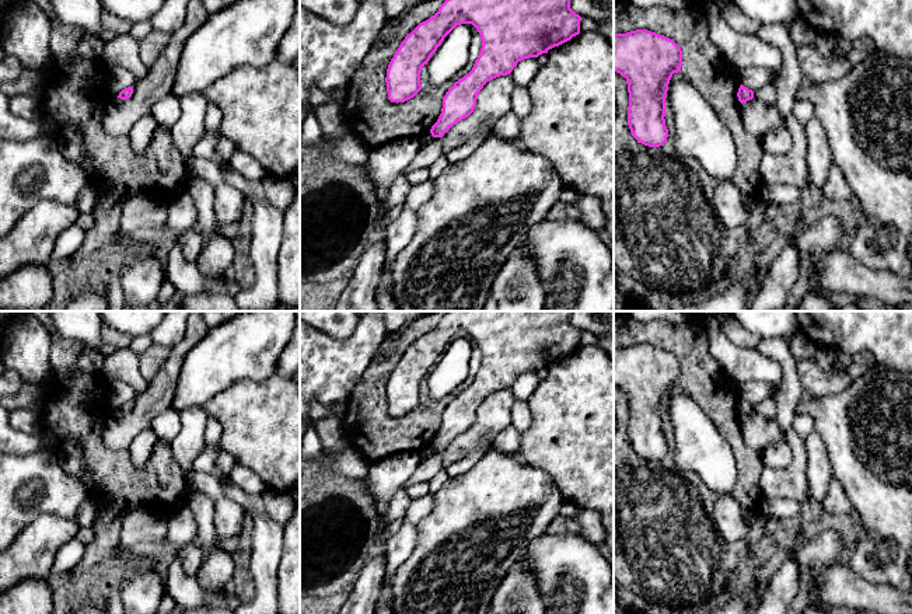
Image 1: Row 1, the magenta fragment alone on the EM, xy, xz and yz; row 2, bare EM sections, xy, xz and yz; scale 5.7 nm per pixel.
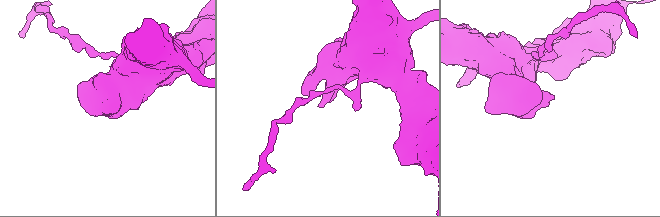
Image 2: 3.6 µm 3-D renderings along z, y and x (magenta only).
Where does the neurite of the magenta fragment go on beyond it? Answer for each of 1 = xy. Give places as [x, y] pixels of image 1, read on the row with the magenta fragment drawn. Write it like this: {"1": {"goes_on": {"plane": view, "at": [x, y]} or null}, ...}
{"1": {"goes_on": null}}

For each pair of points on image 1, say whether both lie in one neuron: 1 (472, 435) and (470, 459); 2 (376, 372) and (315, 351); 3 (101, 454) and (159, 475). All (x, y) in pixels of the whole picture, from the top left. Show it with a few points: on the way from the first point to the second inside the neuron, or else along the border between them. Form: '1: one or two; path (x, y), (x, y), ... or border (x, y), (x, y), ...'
1: two; border (491, 442), (468, 452), (444, 468)
2: two; border (380, 345), (349, 397)
3: one; path (115, 466), (130, 474), (144, 474)

